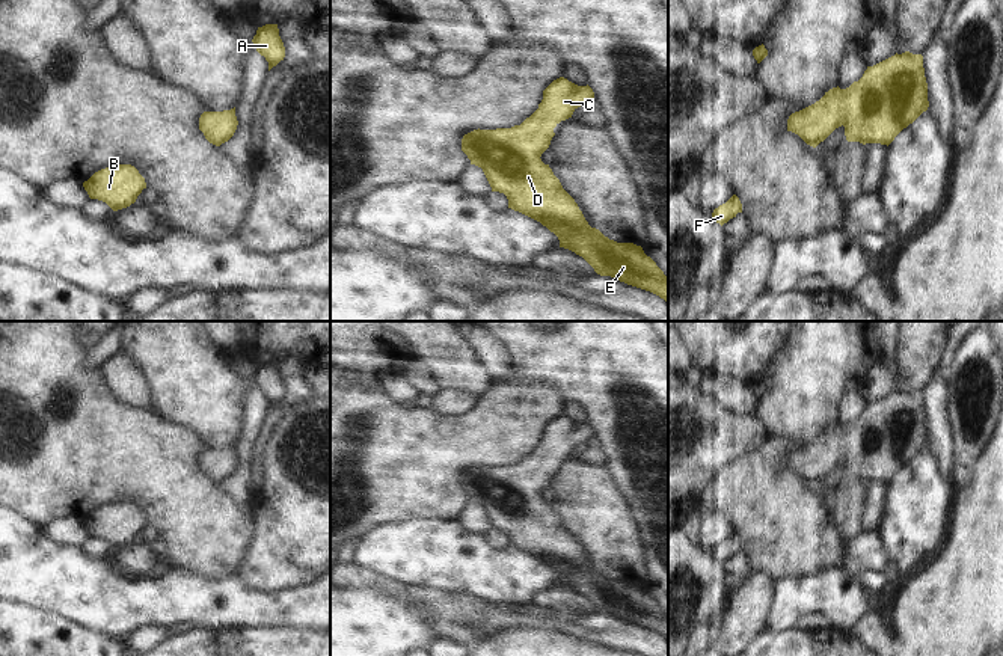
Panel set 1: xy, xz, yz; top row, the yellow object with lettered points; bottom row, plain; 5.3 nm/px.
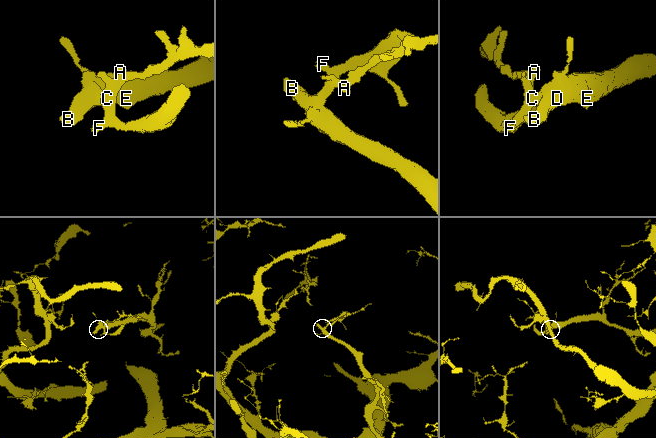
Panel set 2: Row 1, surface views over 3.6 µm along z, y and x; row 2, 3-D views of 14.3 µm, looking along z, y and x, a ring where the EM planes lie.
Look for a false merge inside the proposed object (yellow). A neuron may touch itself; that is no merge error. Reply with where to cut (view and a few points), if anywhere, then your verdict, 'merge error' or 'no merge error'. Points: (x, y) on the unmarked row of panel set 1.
no cut | no merge error

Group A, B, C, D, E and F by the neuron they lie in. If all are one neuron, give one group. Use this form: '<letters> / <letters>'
A B C D E F

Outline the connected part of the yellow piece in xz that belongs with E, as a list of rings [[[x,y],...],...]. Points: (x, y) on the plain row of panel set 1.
[[[564,415],[554,418],[544,428],[538,446],[520,463],[496,467],[474,467],[463,474],[462,489],[483,507],[492,529],[504,531],[508,546],[519,549],[546,564],[560,578],[560,585],[582,594],[597,612],[611,614],[627,623],[650,629],[668,639],[668,615],[647,594],[641,584],[617,581],[591,566],[575,537],[563,526],[549,502],[541,499],[541,492],[549,486],[554,466],[573,449],[594,436],[593,427],[578,424]]]

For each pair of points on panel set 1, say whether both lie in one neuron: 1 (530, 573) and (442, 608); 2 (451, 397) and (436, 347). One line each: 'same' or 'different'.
1: different
2: different

